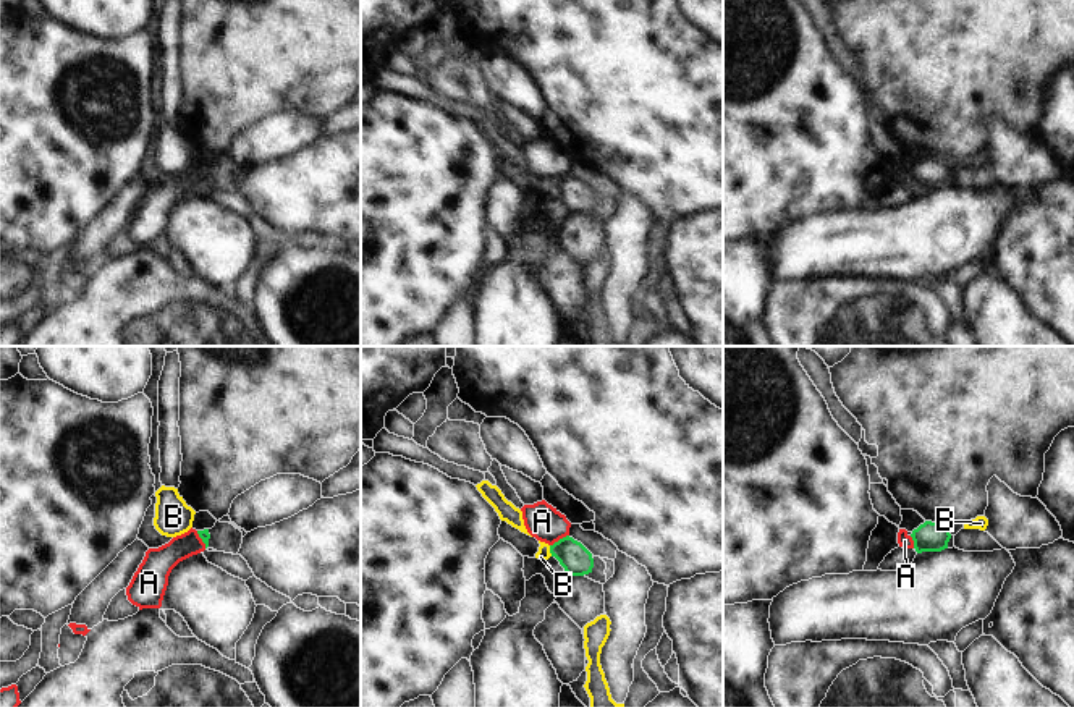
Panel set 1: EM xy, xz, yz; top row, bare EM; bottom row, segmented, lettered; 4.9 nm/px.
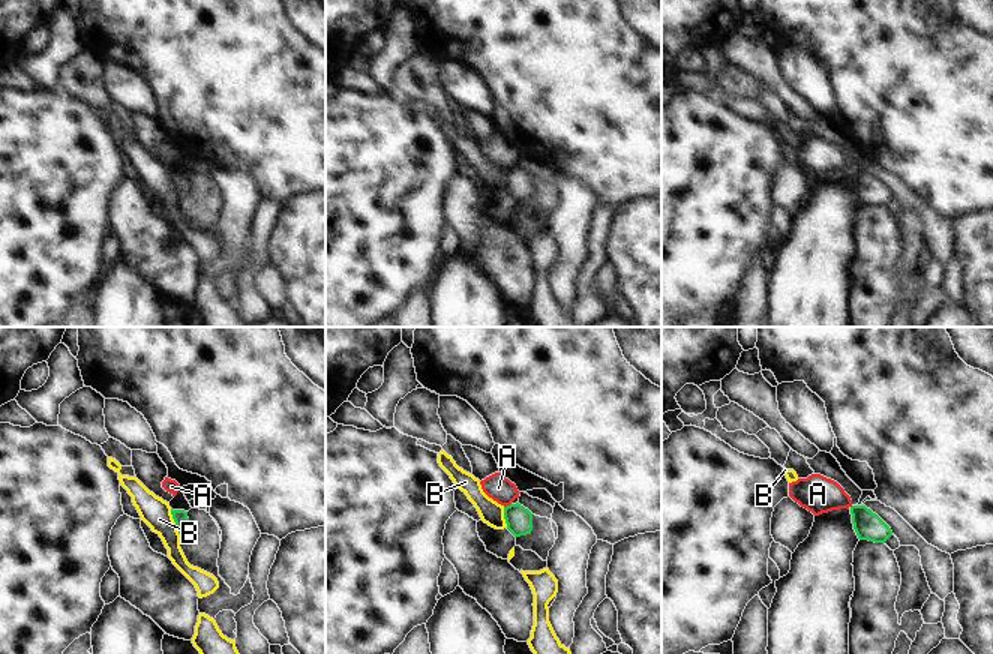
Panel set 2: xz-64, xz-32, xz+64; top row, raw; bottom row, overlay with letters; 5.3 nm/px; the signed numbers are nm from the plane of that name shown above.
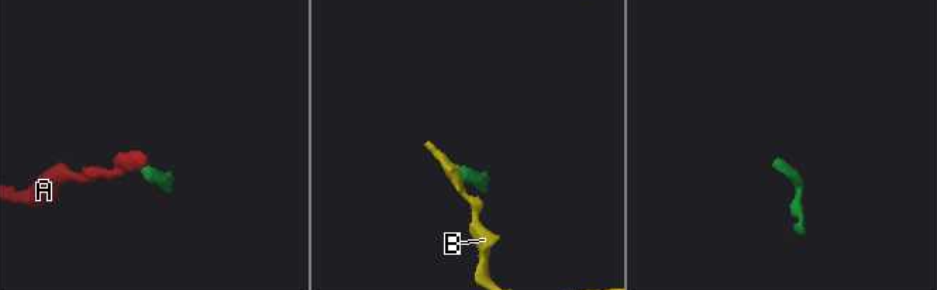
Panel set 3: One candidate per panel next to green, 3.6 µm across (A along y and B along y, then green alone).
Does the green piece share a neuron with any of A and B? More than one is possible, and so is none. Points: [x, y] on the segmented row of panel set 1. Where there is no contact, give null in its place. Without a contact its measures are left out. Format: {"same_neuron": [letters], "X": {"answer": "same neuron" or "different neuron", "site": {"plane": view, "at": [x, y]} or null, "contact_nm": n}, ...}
{"same_neuron": [], "A": {"answer": "different neuron", "site": {"plane": "xz", "at": [560, 539]}, "contact_nm": 110}, "B": {"answer": "different neuron", "site": {"plane": "xz", "at": [550, 550]}, "contact_nm": 60}}

